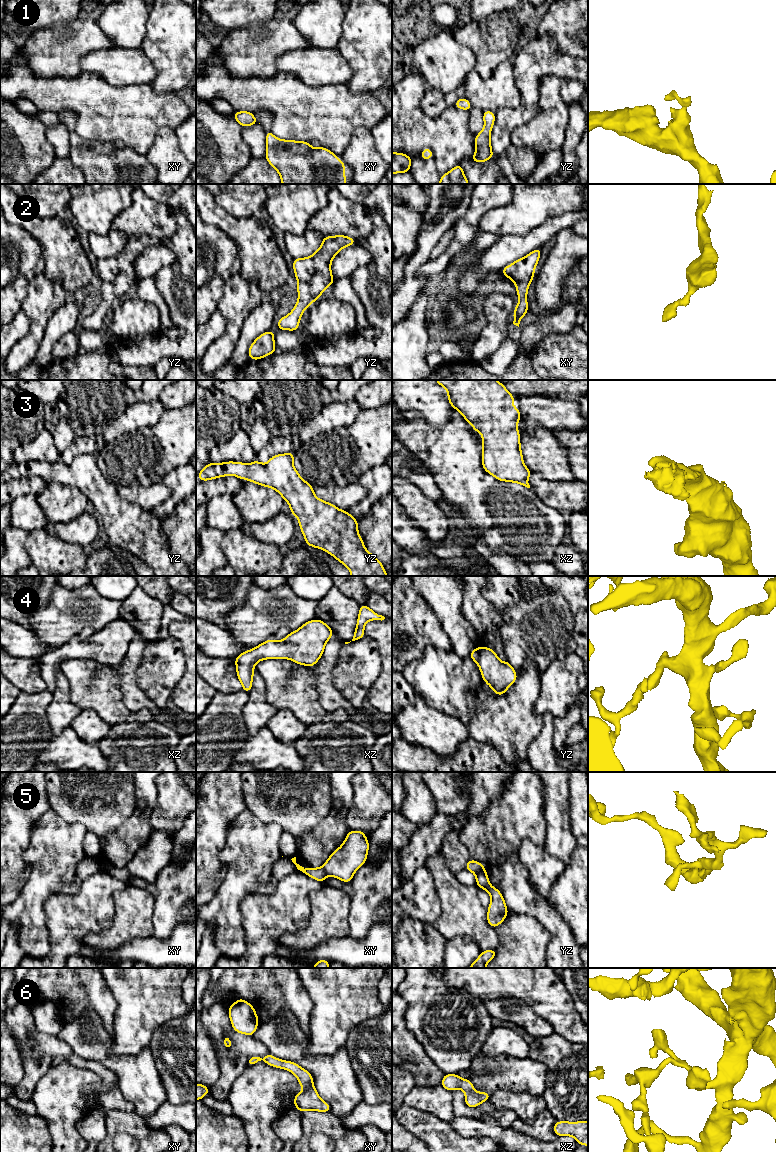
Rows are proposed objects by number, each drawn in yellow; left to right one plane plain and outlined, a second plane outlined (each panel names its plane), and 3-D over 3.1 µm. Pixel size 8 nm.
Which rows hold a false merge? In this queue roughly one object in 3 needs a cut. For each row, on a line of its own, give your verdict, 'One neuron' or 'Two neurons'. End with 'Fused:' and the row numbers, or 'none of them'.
1: One neuron
2: One neuron
3: One neuron
4: One neuron
5: Two neurons
6: One neuron
Fused: 5

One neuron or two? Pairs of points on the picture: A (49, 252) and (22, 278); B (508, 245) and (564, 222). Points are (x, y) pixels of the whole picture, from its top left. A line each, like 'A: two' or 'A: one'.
A: two
B: one

